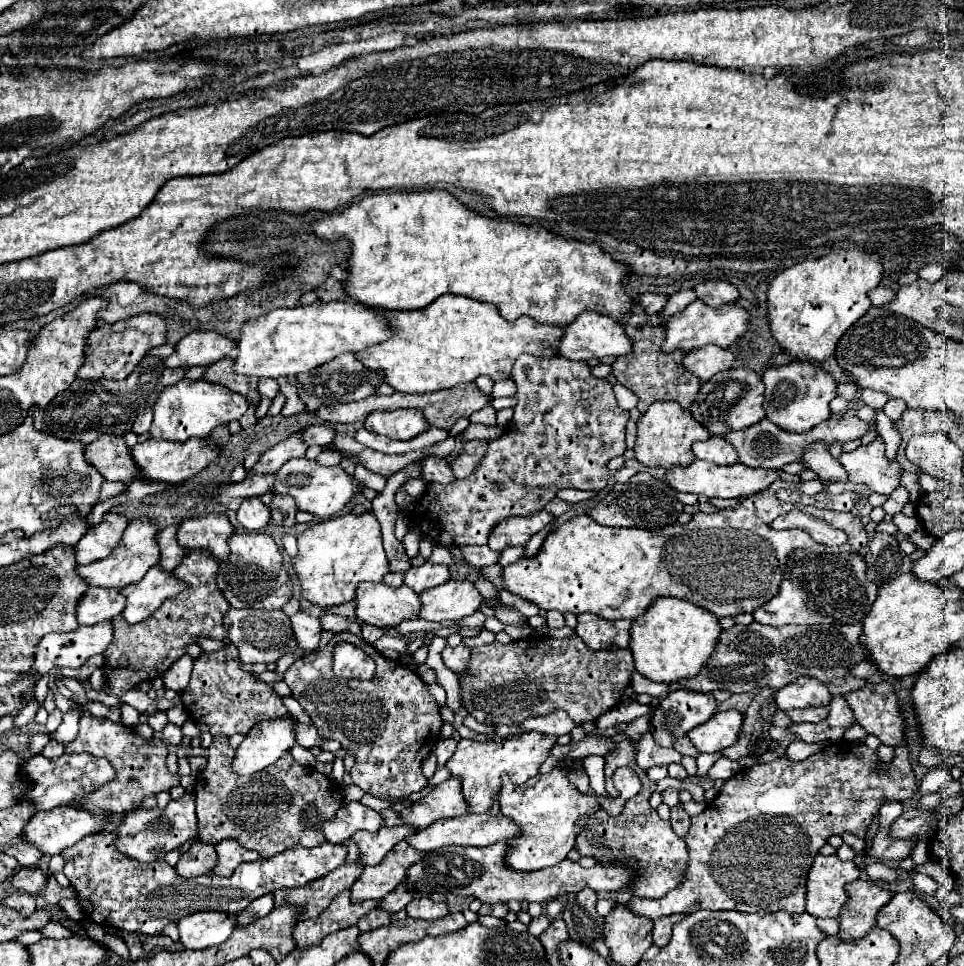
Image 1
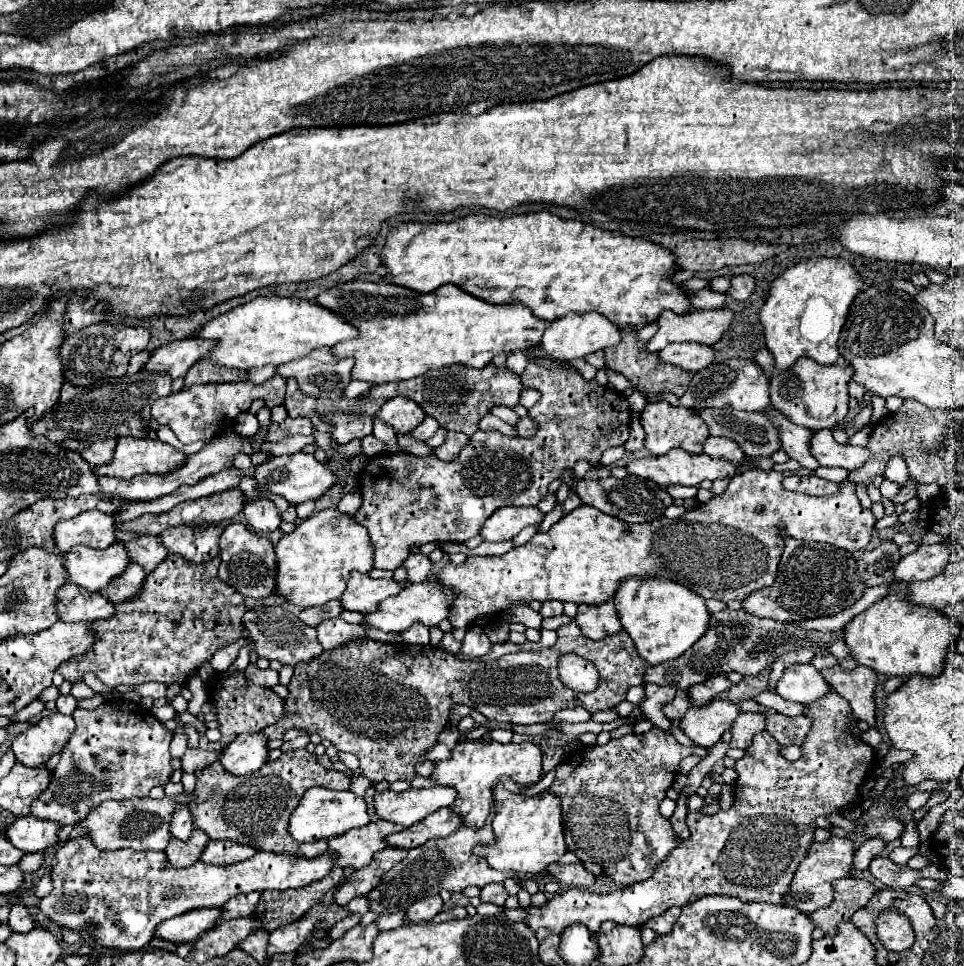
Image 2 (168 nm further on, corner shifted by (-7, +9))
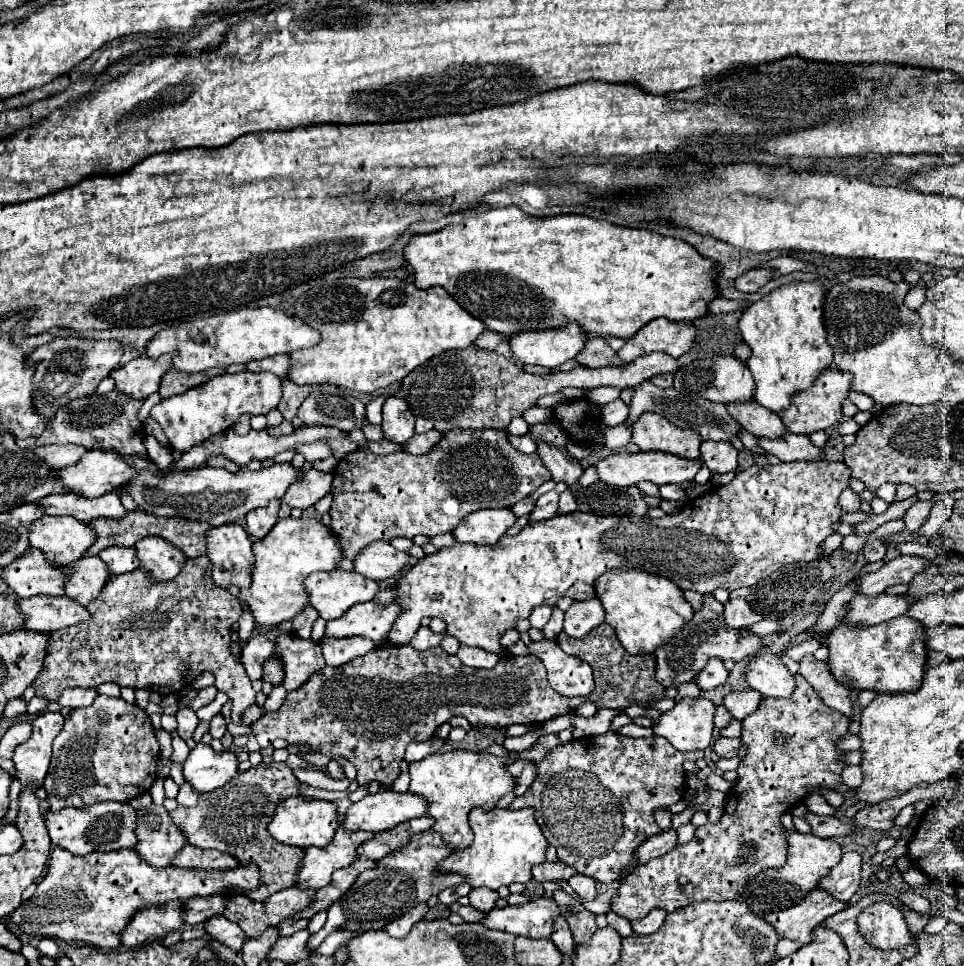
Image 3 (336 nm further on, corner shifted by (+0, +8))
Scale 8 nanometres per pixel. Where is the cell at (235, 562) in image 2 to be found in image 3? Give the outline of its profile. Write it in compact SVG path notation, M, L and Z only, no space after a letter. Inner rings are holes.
M226 523L212 527L206 537L206 555L212 561L212 579L218 587L236 585L248 589L252 585L254 553L252 541L242 525Z

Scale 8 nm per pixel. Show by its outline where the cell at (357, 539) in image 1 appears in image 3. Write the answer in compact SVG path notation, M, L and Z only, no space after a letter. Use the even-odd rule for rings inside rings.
M282 519L270 533L254 543L256 565L250 589L240 589L240 601L246 603L258 625L278 625L296 617L310 605L304 579L314 571L332 571L344 559L340 539L320 519Z

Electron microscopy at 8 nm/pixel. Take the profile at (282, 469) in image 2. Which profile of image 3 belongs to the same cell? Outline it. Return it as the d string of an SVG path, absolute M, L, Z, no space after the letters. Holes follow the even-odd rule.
M126 457L130 465L136 467L138 475L128 485L128 493L134 497L136 505L142 511L160 515L160 517L186 517L196 521L208 521L212 527L236 521L256 507L266 507L272 499L282 499L286 489L302 481L304 471L292 467L292 463L274 463L258 471L238 471L228 473L226 469L194 469L194 473L176 473L176 477L156 477L156 471L150 467L150 459Z

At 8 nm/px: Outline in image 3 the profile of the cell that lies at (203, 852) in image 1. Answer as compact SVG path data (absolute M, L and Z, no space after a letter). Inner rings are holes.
M148 805L140 809L138 821L138 845L136 853L154 867L168 867L172 859L188 845L184 833L172 823L168 811L162 805Z

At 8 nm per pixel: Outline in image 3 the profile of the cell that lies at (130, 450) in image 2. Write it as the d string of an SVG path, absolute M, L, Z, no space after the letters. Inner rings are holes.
M92 449L84 453L76 465L60 469L58 473L74 493L84 497L100 497L118 491L136 477L136 469L114 449Z

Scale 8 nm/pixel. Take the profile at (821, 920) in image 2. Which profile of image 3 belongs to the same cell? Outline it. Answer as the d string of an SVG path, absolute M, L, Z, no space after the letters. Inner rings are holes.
M816 887L812 895L808 895L802 903L776 911L776 913L766 913L764 919L774 925L774 929L784 937L784 939L796 939L802 945L812 941L812 931L820 923L824 923L830 915L846 909L848 903L838 901L830 893L826 893L822 887Z

